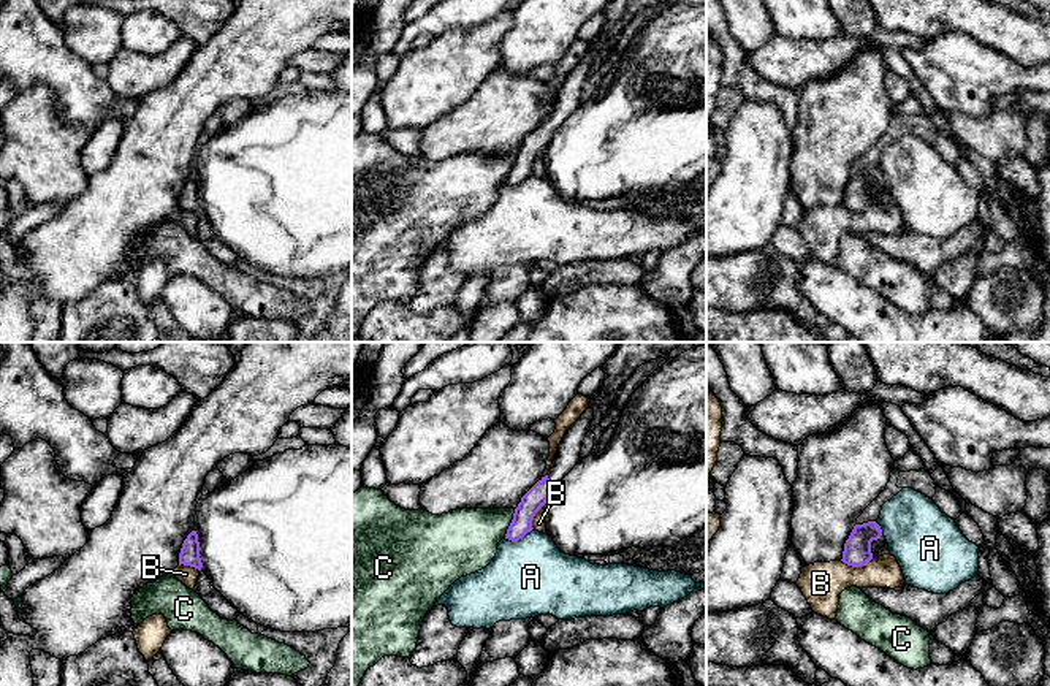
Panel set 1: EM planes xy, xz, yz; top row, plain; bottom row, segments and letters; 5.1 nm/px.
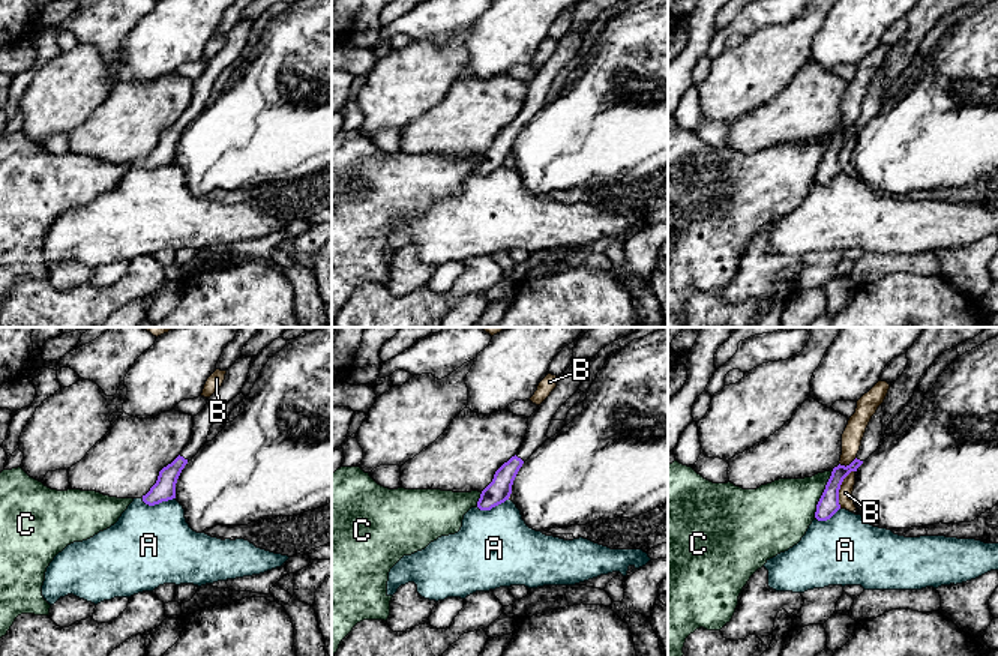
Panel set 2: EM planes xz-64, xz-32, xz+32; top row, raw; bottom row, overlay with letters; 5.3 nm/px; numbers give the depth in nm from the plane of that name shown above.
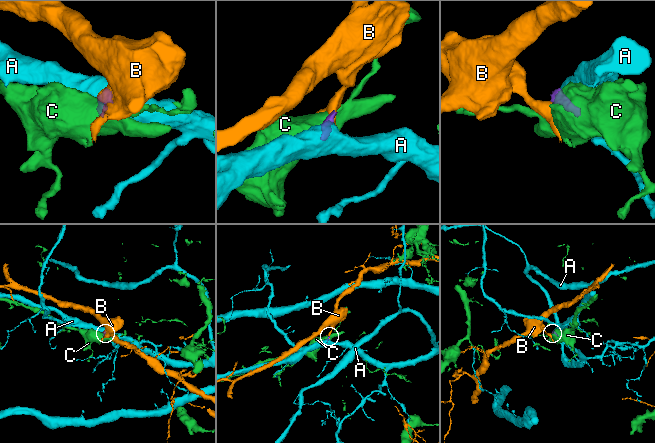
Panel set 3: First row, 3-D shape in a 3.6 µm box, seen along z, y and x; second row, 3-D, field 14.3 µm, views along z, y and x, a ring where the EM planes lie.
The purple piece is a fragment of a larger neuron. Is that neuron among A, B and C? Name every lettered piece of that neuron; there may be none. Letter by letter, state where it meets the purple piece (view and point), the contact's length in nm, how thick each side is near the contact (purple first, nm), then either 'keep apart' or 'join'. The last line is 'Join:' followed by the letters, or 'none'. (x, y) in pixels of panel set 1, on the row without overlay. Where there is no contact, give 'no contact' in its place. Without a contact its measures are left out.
A: meets purple in xz at (518, 184); contact 160 nm long; 110 nm thick on the purple side, 400 nm on the other; keep apart
B: meets purple in yz at (857, 211); contact 170 nm long; 140 nm thick on the purple side, 220 nm on the other; keep apart
C: meets purple in xz at (510, 168); contact 160 nm long; 110 nm thick on the purple side, 340 nm on the other; keep apart
Join: none

